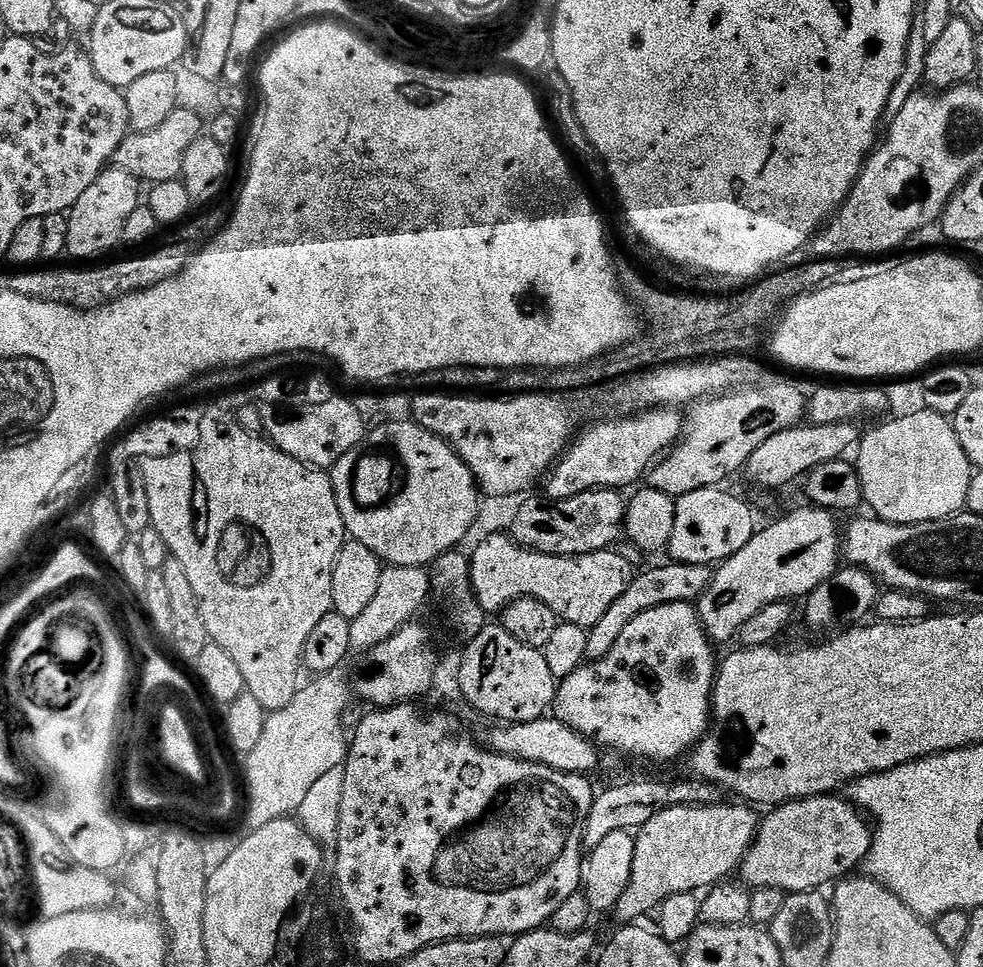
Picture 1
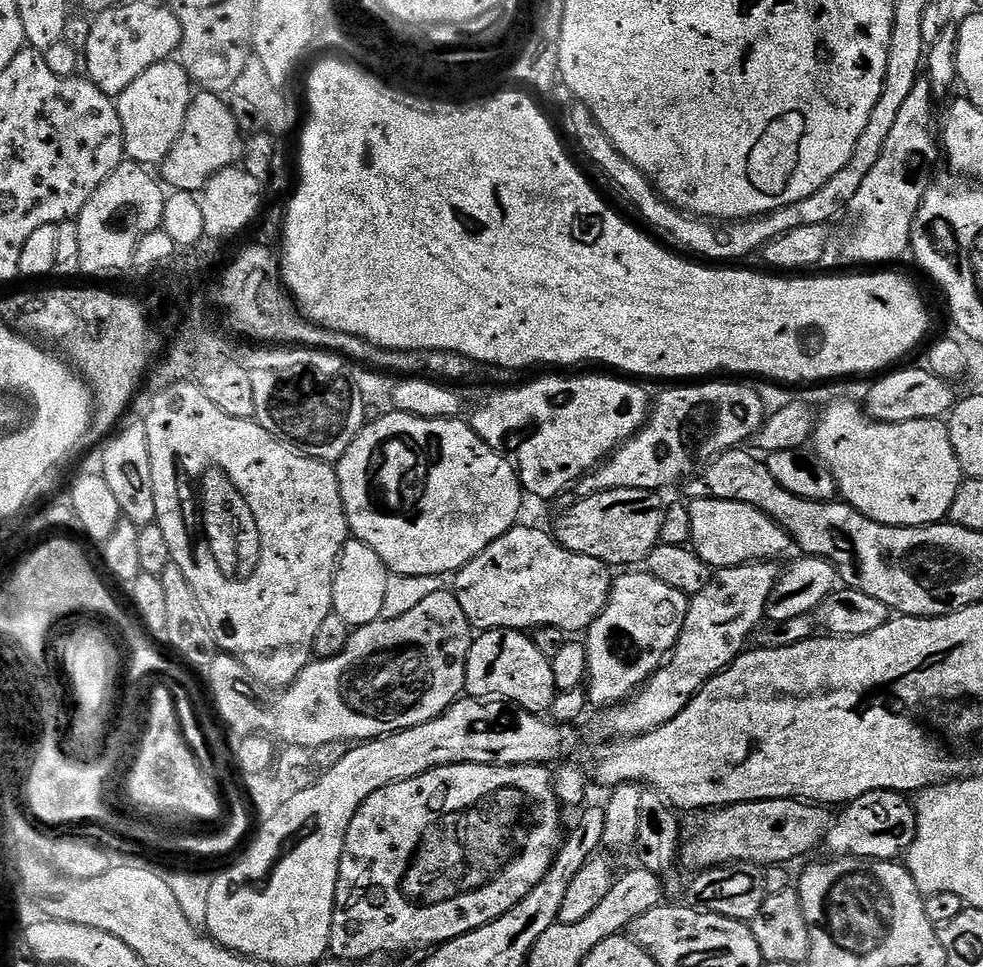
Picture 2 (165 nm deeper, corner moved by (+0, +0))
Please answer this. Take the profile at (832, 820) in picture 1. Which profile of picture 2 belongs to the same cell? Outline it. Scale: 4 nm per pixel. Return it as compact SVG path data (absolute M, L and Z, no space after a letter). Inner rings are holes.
M874 790L843 805L840 817L829 827L826 846L833 857L857 856L860 860L896 860L907 853L916 837L916 809L903 792Z

